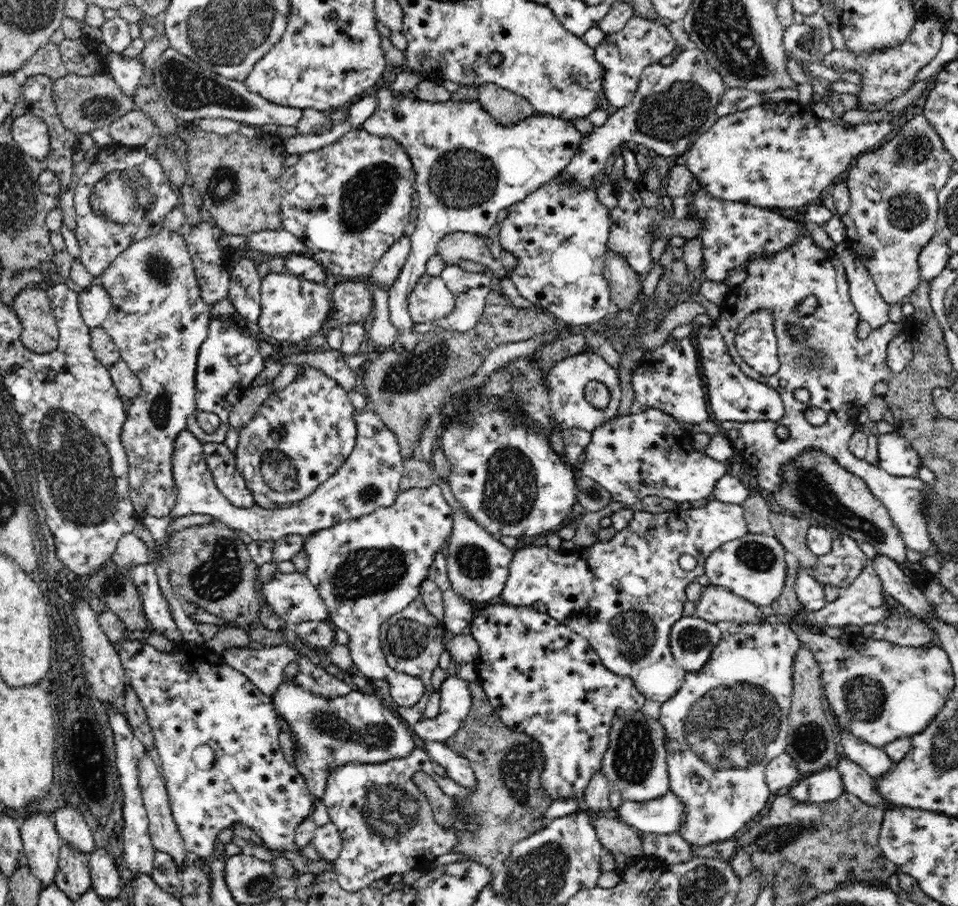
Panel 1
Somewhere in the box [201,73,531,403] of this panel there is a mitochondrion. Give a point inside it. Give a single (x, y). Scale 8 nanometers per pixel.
(462, 179)

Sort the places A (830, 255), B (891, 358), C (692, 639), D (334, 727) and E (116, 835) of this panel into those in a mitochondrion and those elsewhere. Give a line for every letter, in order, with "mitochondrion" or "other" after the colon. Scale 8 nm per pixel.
A: other
B: other
C: mitochondrion
D: mitochondrion
E: other

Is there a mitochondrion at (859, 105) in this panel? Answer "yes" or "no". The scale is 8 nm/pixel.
no

